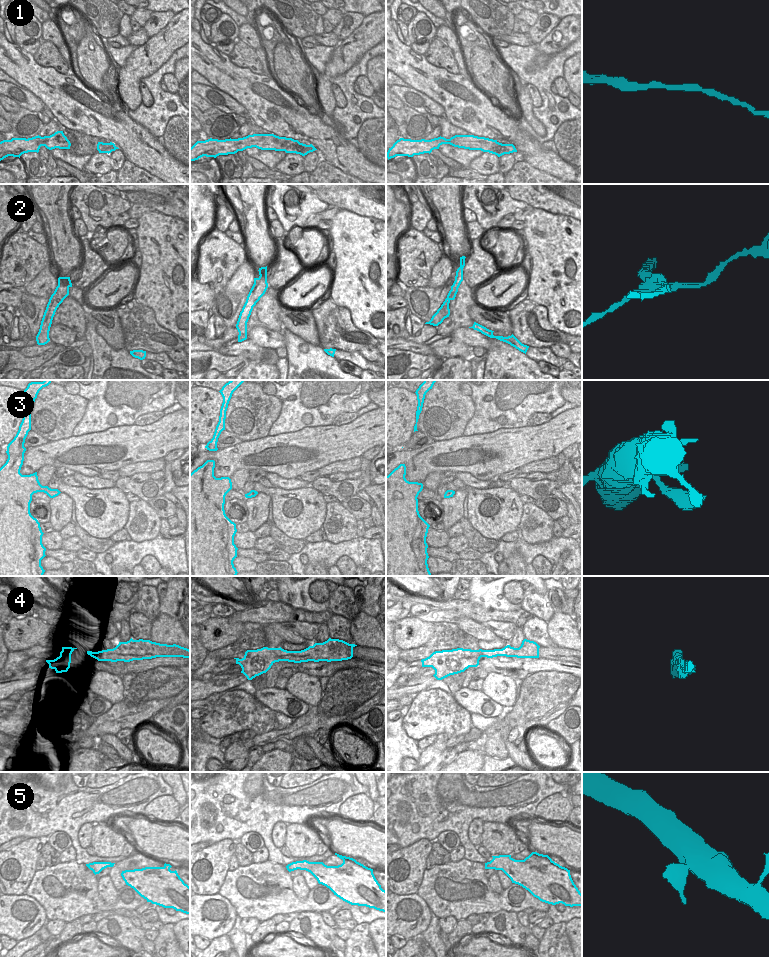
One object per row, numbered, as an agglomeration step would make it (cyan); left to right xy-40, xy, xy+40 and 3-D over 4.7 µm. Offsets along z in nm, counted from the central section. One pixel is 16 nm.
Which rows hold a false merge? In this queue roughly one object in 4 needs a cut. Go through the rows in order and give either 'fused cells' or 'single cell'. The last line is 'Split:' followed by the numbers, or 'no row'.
1: single cell
2: fused cells
3: single cell
4: single cell
5: single cell
Split: 2

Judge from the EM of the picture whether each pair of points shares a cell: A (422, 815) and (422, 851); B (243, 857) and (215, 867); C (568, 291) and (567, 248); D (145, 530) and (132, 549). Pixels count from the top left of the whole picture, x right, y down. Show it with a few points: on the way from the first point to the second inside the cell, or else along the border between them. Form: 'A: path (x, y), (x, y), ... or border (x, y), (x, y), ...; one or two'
A: border (433, 841), (419, 839), (407, 846), (400, 847); two
B: border (237, 844), (234, 853); two
C: path (563, 280), (564, 259); one
D: border (159, 535), (142, 541), (131, 540); two

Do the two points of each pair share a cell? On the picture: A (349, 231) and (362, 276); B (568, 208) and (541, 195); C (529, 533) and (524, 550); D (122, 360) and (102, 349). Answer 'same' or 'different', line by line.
A: same
B: same
C: different
D: same

